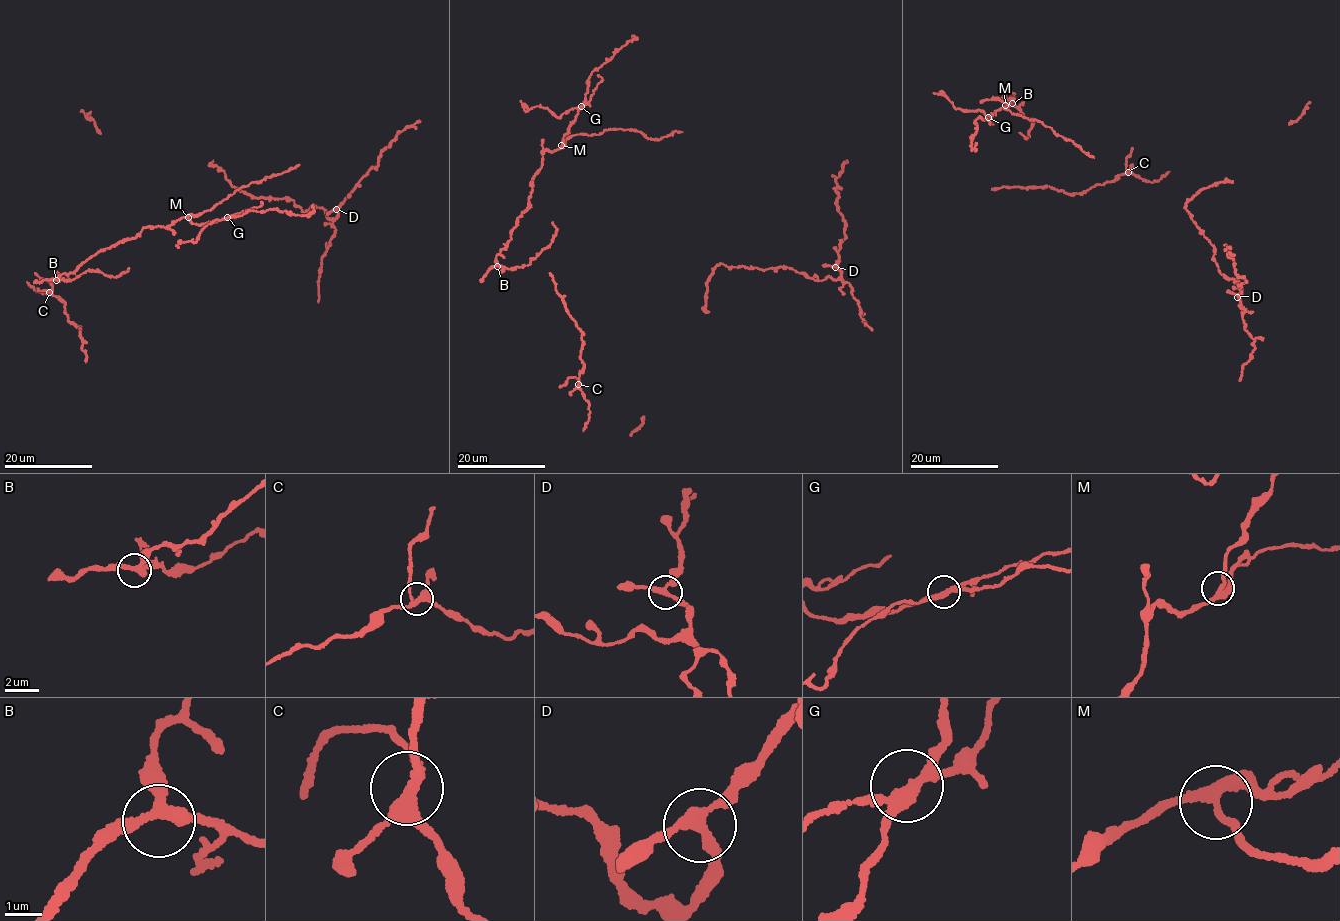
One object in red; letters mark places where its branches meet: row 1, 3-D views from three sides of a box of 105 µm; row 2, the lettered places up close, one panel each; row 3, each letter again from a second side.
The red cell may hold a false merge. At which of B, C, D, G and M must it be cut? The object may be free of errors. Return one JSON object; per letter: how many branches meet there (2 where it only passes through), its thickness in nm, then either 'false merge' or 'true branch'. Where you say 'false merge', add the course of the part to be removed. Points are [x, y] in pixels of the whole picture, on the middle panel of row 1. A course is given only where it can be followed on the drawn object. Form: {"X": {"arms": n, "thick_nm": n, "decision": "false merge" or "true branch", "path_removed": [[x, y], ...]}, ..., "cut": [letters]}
{"B": {"arms": 3, "thick_nm": 300, "decision": "true branch"}, "C": {"arms": 4, "thick_nm": 280, "decision": "true branch"}, "D": {"arms": 3, "thick_nm": 240, "decision": "true branch"}, "G": {"arms": 4, "thick_nm": 280, "decision": "false merge", "path_removed": [[581, 106], [558, 117], [538, 106], [528, 109], [520, 100]]}, "M": {"arms": 3, "thick_nm": 280, "decision": "true branch"}, "cut": ["G"]}

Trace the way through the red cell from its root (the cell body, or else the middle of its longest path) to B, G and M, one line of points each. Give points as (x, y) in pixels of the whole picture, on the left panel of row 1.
B: (165, 227), (142, 229), (139, 235), (99, 251), (75, 271), (61, 275), (56, 280)
G: (165, 227), (184, 217), (202, 225), (227, 217)
M: (165, 227), (188, 217)

